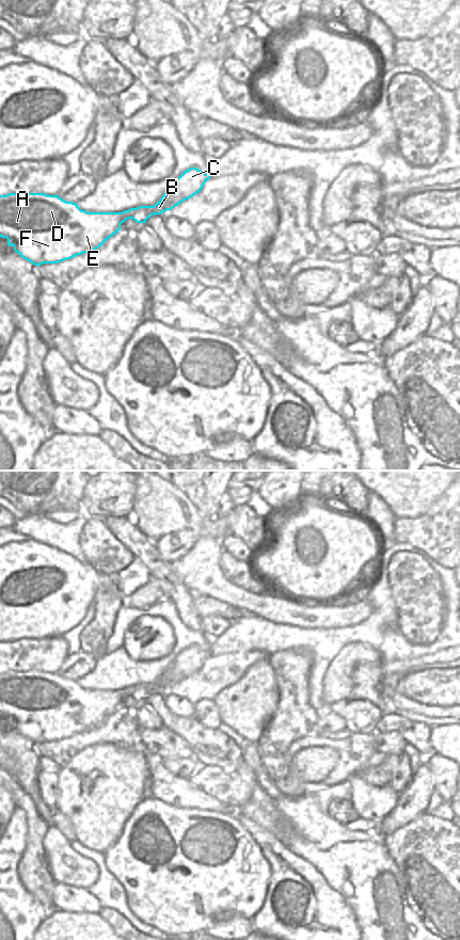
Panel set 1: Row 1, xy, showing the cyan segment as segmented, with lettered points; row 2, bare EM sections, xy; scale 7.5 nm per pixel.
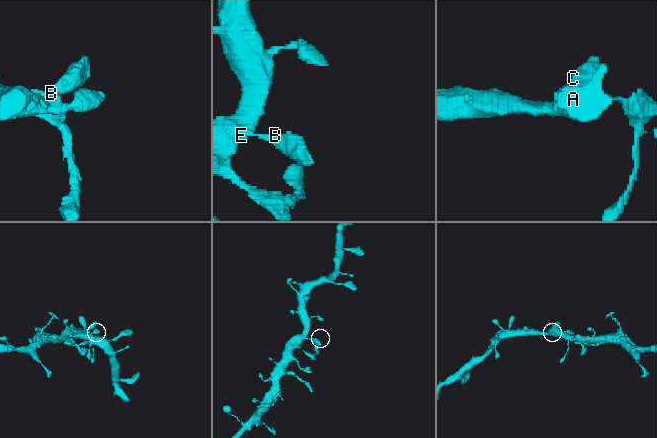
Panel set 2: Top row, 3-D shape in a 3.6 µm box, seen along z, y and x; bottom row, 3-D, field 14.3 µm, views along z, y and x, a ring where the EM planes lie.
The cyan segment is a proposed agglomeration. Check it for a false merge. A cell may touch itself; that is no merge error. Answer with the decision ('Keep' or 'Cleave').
Keep.

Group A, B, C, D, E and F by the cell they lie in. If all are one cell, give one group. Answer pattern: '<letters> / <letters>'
A B C D E F

